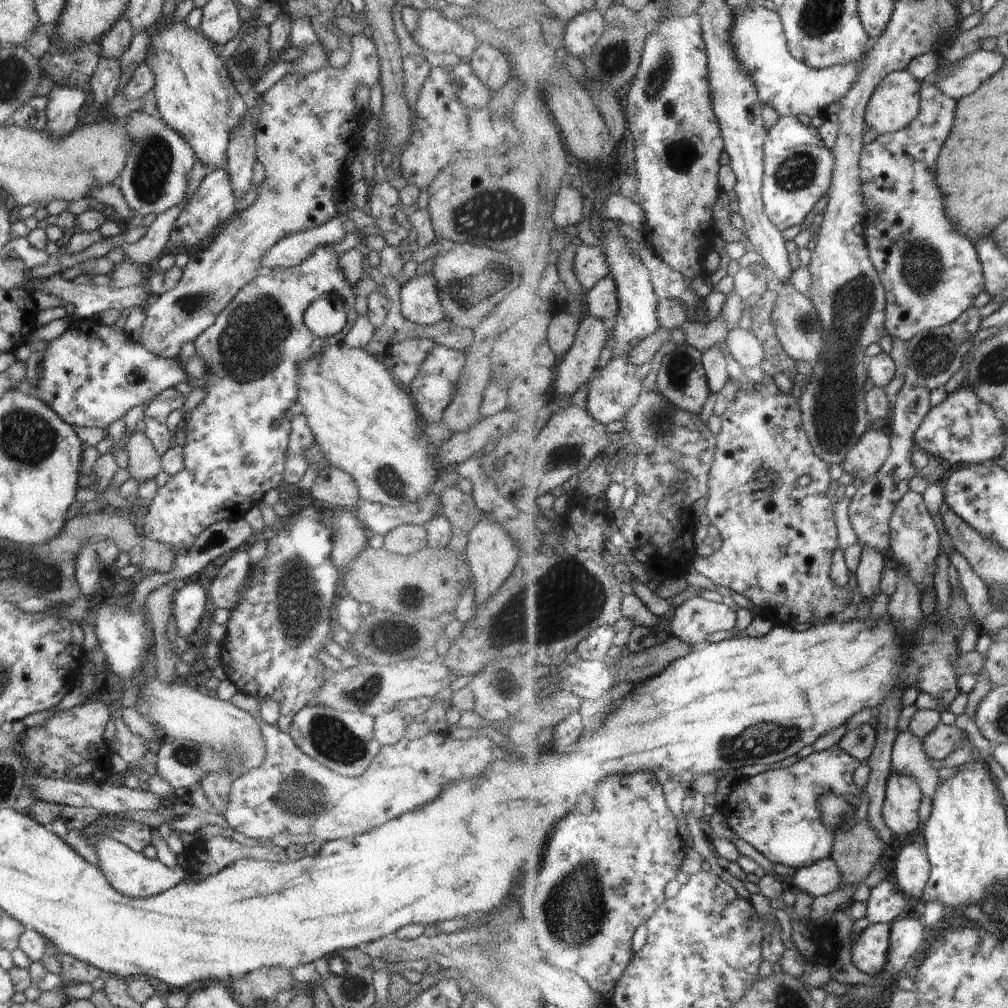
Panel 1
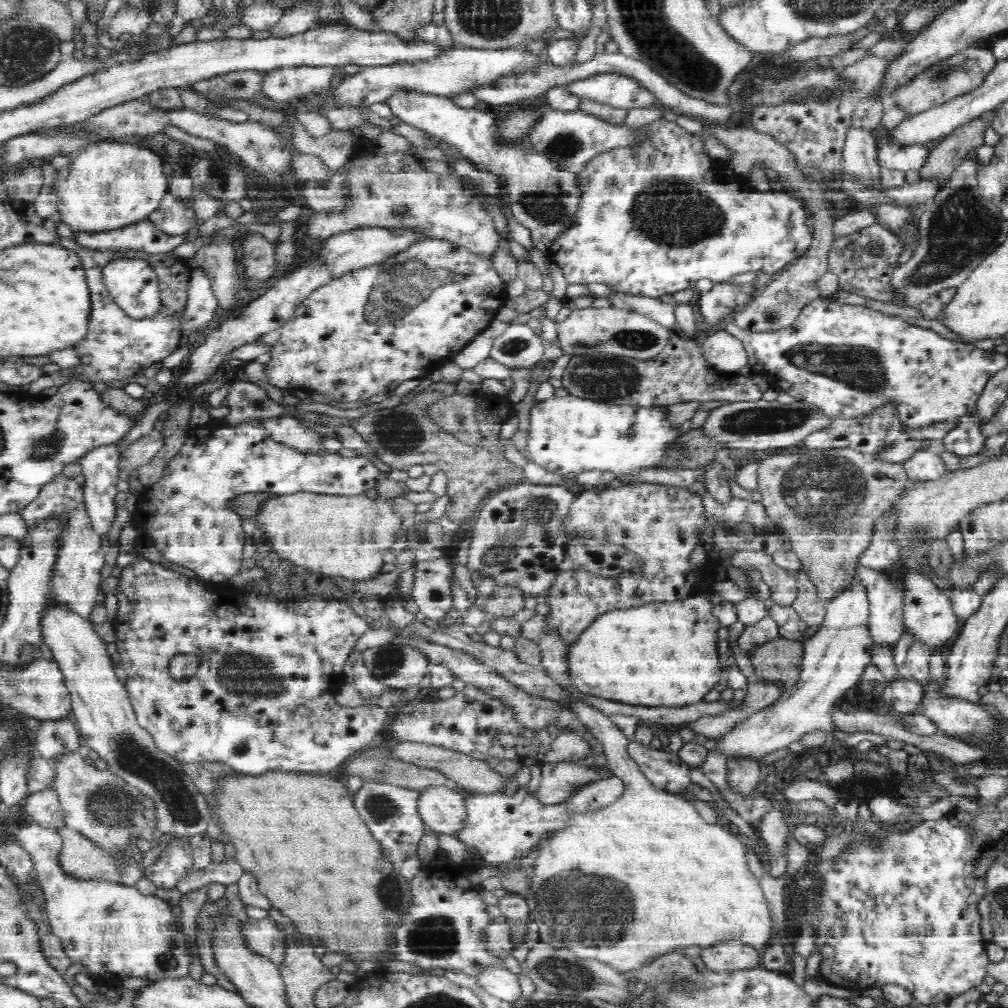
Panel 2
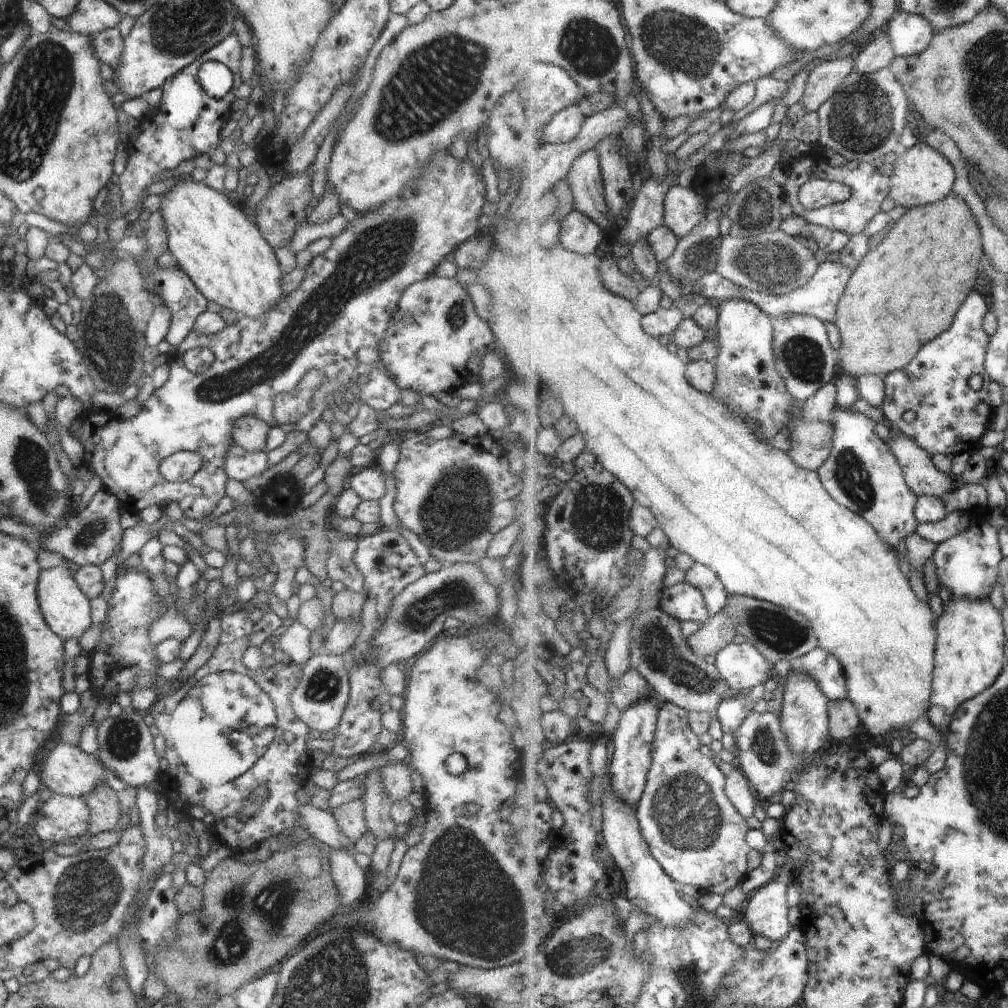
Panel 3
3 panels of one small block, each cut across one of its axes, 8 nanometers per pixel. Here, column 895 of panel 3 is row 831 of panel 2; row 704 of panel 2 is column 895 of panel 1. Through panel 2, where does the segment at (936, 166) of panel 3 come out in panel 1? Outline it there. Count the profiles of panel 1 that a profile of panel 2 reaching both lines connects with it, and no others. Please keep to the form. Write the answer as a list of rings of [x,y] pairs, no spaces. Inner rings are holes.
[[[908,69],[888,75],[880,83],[867,108],[867,127],[870,128],[871,138],[908,128],[920,116],[923,91],[924,82],[919,81]]]

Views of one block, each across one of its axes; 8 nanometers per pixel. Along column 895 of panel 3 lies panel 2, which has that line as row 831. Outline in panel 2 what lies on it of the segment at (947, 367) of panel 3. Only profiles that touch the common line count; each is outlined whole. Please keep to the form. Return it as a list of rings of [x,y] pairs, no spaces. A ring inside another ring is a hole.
[[[364,782],[355,792],[354,806],[368,823],[374,837],[382,843],[387,858],[395,863],[401,864],[416,854],[418,842],[424,835],[425,826],[417,811],[417,798],[417,791],[376,782]]]

